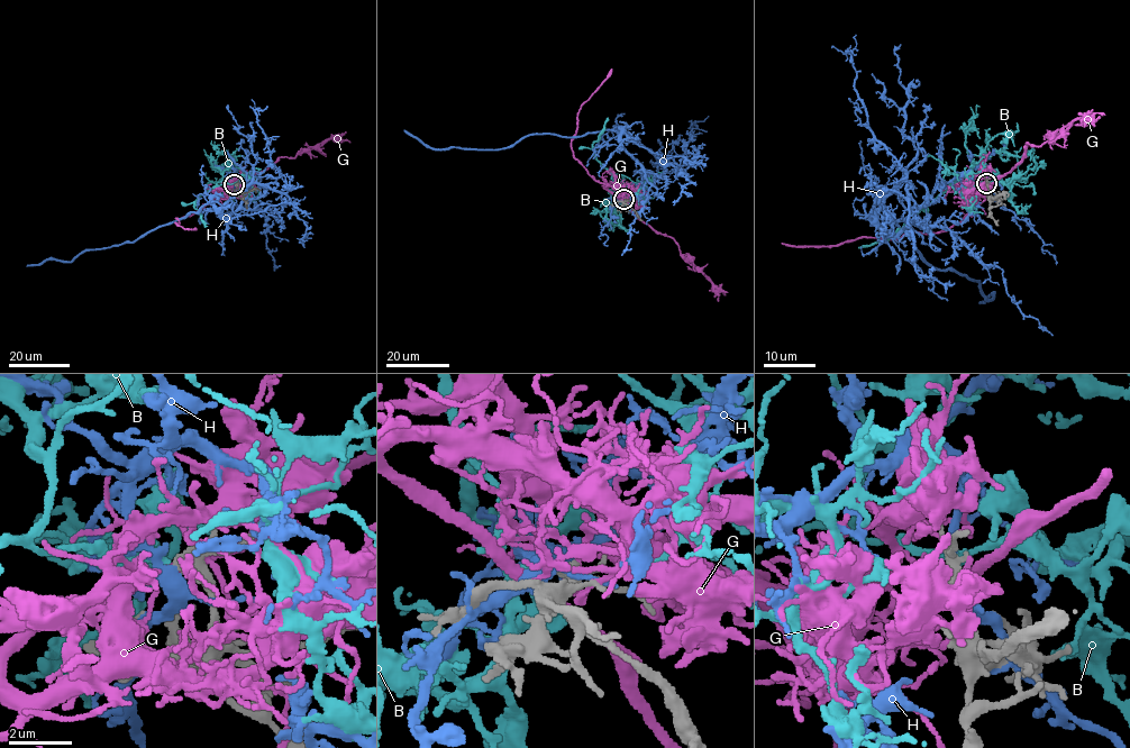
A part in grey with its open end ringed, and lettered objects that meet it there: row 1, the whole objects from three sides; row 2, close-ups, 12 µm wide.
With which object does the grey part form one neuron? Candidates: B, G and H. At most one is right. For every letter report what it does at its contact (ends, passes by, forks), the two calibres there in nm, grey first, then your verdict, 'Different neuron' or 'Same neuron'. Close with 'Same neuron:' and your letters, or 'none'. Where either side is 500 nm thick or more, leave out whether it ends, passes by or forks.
B: It ends there. Thickness 320 nm (grey) against 190 nm. Same neuron
G: It ends there. Thickness 380 nm (grey) against 200 nm. Different neuron
H: It forks there. Thickness 400 nm (grey) against 360 nm. Different neuron
Same neuron: B

